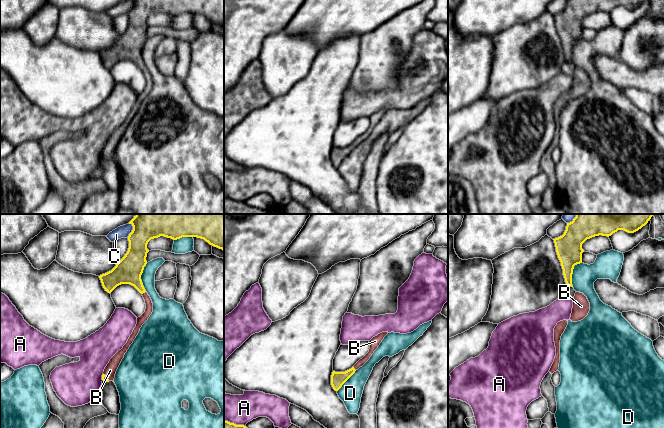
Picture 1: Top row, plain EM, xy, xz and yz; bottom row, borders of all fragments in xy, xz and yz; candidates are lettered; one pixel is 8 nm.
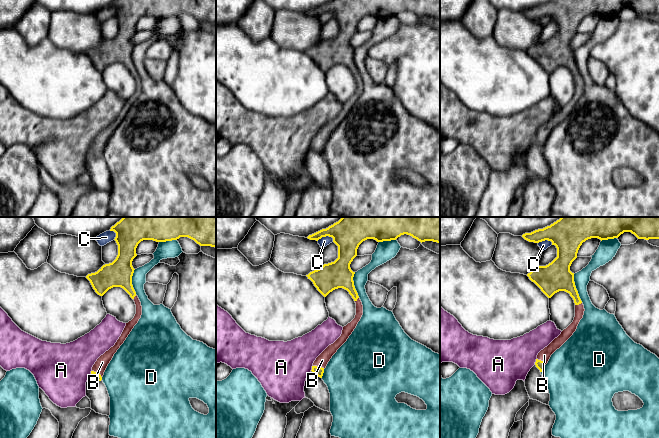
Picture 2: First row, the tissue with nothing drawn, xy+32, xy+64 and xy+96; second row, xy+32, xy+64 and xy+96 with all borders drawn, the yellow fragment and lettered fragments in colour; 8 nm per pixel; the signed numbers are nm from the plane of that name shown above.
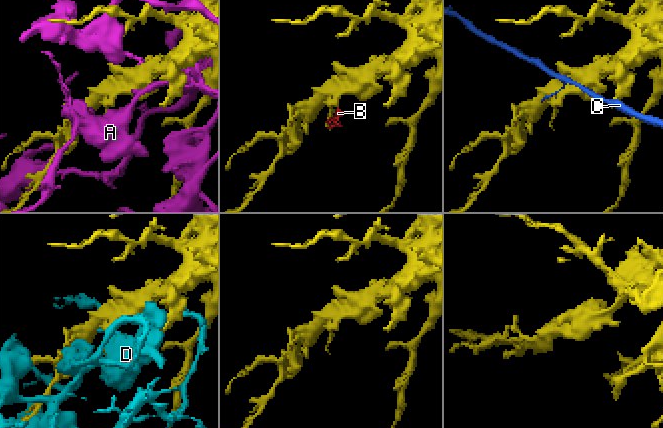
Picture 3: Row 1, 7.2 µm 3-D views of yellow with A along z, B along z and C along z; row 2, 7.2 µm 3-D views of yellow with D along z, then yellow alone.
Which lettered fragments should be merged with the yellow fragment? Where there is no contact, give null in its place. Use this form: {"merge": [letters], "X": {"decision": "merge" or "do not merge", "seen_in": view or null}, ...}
{"merge": ["B"], "A": {"decision": "do not merge", "seen_in": "xz"}, "B": {"decision": "merge", "seen_in": "xy"}, "C": {"decision": "do not merge", "seen_in": "xy"}, "D": {"decision": "do not merge", "seen_in": "xy"}}

